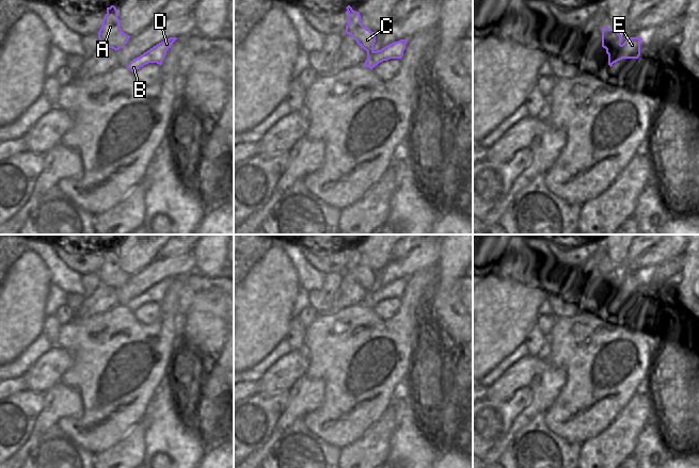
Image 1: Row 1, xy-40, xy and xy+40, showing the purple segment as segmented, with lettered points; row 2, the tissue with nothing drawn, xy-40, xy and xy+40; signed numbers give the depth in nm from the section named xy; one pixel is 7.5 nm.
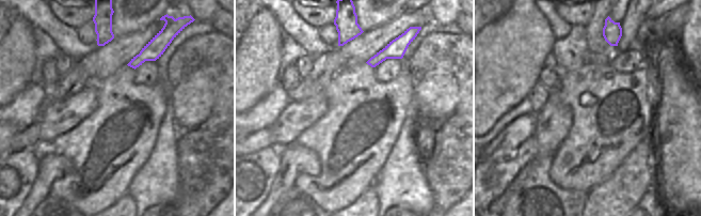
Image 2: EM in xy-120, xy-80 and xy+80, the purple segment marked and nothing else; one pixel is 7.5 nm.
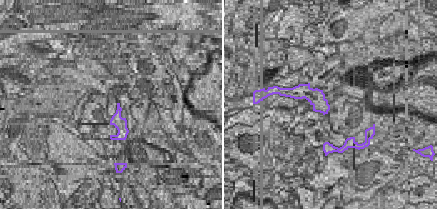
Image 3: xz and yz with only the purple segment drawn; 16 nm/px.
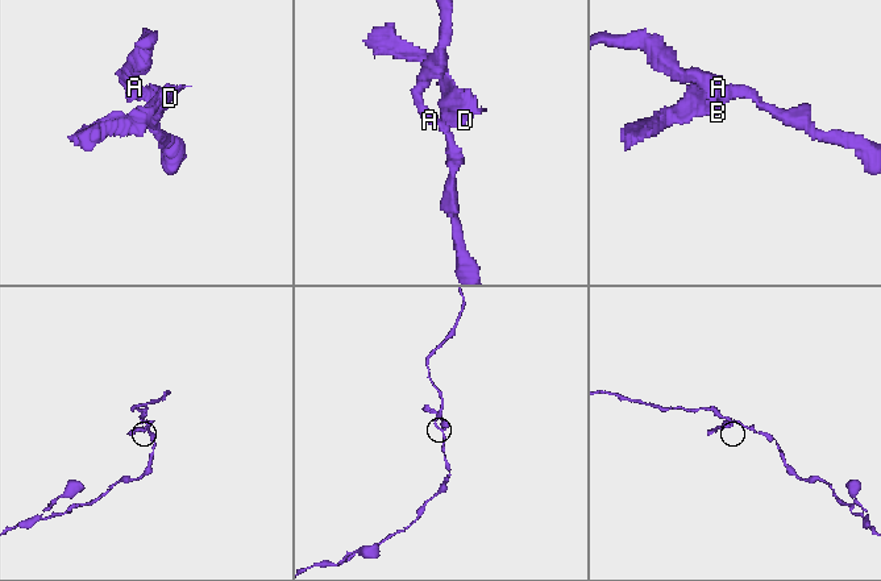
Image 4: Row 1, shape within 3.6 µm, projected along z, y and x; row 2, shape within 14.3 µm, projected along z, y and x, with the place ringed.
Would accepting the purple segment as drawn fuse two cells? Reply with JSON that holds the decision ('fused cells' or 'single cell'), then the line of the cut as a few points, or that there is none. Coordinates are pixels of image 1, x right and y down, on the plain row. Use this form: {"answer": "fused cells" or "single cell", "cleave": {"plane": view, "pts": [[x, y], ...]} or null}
{"answer": "fused cells", "cleave": {"plane": "xy+40", "pts": [[622, 284], [608, 293]]}}

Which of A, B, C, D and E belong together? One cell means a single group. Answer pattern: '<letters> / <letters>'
A C / B D E

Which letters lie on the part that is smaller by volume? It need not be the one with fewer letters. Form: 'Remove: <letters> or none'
Remove: B, D, E

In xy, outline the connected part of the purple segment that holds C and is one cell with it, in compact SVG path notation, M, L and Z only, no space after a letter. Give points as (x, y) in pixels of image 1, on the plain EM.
M350 244L346 247L348 251L346 272L351 274L359 285L367 290L367 293L372 292L374 284L376 281L376 272L361 262L361 254L359 251L353 249Z

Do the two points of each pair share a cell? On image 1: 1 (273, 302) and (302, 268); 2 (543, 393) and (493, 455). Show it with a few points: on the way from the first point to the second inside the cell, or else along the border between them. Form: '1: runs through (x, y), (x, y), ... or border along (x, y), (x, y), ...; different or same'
1: border along (285, 252), (296, 271), (300, 287); different
2: runs through (533, 408), (506, 440); same

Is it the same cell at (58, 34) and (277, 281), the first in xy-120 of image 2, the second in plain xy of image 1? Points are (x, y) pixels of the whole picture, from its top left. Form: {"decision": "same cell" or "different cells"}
{"decision": "different cells"}

